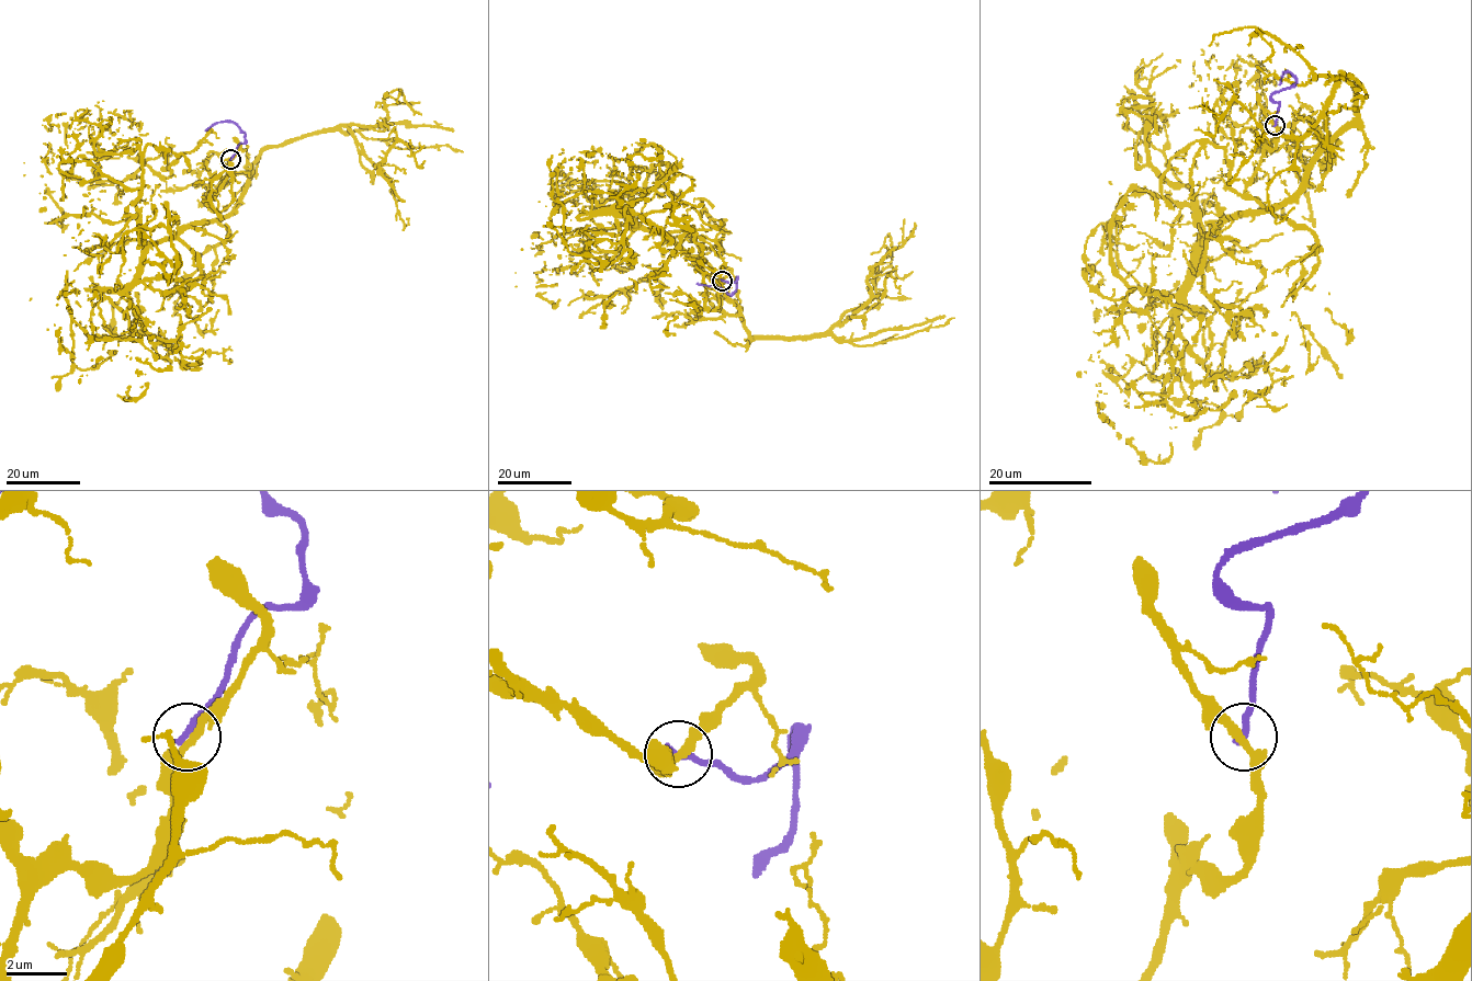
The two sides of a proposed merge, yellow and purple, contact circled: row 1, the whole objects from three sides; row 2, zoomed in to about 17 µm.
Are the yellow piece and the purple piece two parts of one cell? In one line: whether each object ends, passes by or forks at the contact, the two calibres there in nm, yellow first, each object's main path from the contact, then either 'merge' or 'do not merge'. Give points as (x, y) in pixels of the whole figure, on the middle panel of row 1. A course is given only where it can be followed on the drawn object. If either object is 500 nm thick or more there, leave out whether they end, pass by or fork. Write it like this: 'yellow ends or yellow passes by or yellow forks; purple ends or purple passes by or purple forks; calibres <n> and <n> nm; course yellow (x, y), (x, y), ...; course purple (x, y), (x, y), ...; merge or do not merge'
yellow passes by; purple ends; calibres 300 and 240 nm; course yellow (722, 280), (632, 225), (633, 189), (589, 190), (610, 224), (586, 298), (660, 295); course purple (722, 280), (732, 283), (736, 277), (736, 291), (732, 295), (715, 286), (697, 284); do not merge

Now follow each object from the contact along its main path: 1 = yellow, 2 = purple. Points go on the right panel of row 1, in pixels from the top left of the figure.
1: (1275, 124), (1266, 208), (1201, 239), (1150, 83), (1193, 69), (1299, 156), (1269, 148), (1295, 94)
2: (1275, 124), (1279, 102), (1271, 97), (1295, 82), (1283, 71), (1280, 84)

